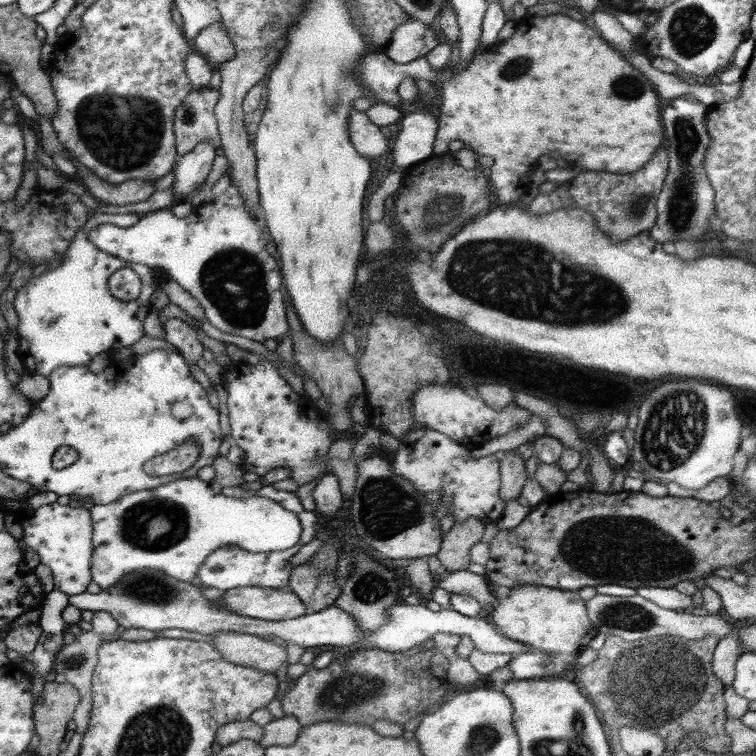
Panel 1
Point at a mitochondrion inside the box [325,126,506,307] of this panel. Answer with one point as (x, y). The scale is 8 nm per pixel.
(441, 210)

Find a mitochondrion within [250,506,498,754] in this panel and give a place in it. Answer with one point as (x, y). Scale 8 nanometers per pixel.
(351, 691)

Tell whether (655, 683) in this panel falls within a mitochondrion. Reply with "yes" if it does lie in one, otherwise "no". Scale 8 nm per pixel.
yes

